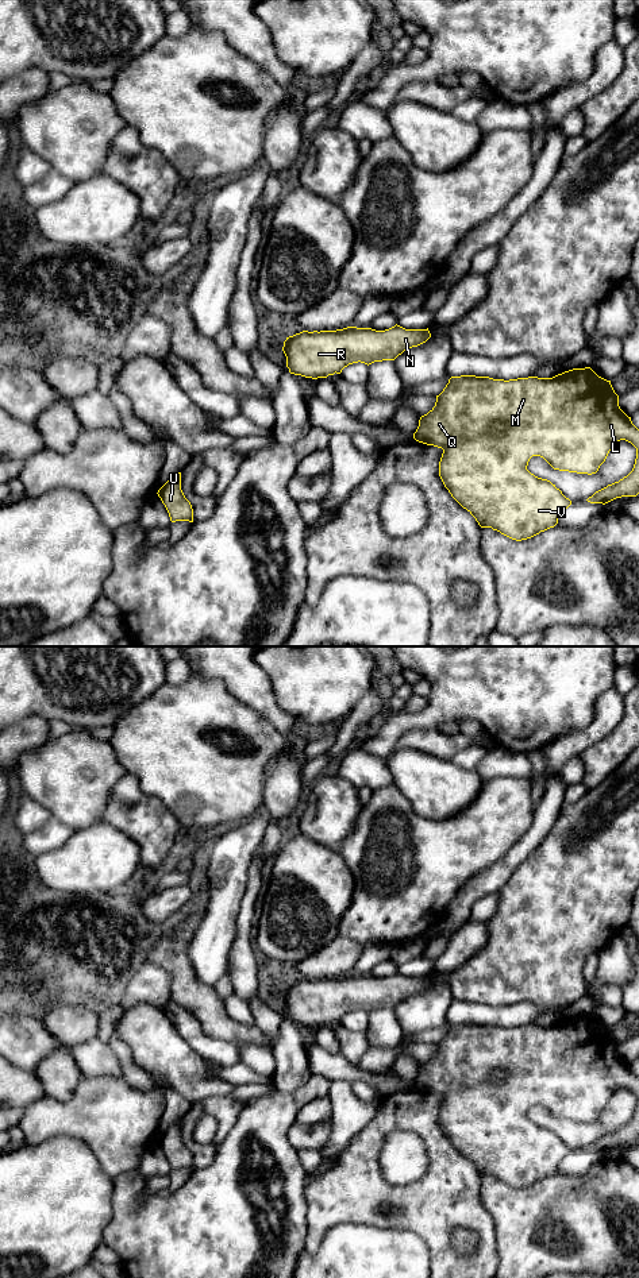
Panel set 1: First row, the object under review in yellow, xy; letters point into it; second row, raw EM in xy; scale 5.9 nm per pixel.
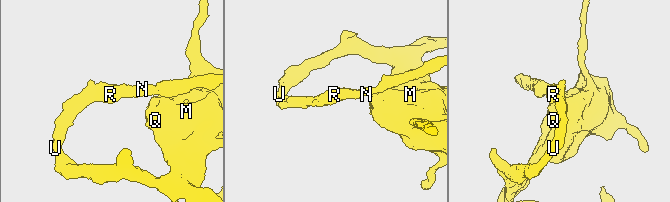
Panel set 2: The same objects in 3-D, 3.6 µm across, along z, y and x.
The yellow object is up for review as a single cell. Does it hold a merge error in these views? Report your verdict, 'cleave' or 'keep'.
keep

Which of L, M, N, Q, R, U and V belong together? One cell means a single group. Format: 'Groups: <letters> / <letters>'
Groups: L M N Q R U V

